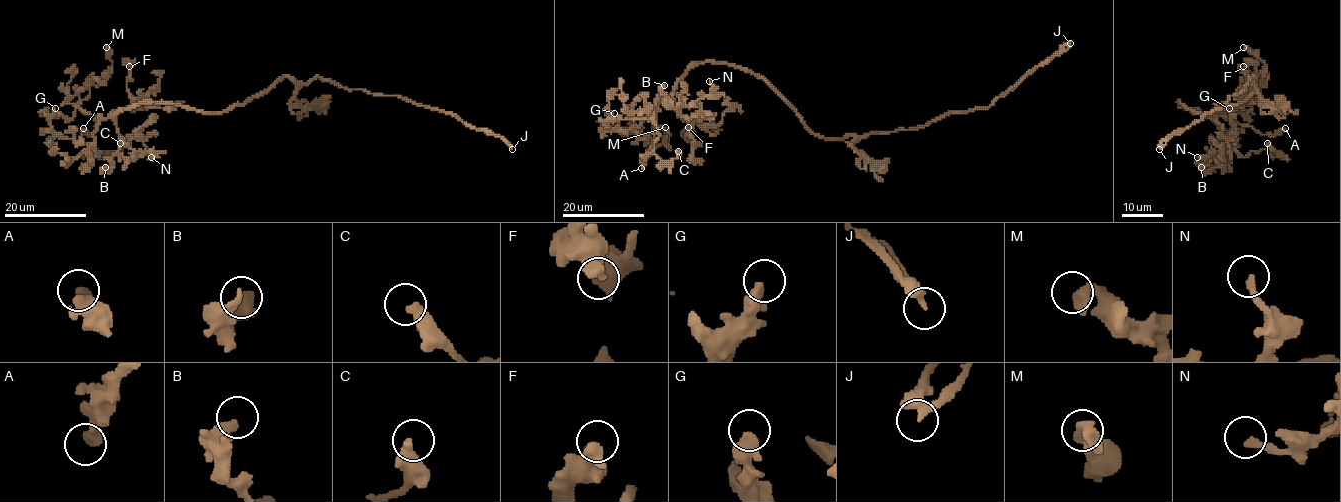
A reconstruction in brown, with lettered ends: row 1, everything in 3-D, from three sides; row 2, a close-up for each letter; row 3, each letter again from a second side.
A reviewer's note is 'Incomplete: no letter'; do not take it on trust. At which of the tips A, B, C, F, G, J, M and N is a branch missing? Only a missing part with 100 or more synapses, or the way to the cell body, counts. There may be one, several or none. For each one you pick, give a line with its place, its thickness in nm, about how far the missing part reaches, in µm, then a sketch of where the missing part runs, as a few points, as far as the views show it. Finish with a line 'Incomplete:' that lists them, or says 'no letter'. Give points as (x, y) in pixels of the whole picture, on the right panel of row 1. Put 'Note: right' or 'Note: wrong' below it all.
J: Place: (1159, 149). Thickness 320 nm. Missing length about 20 µm
Incomplete: J
Note: wrong

